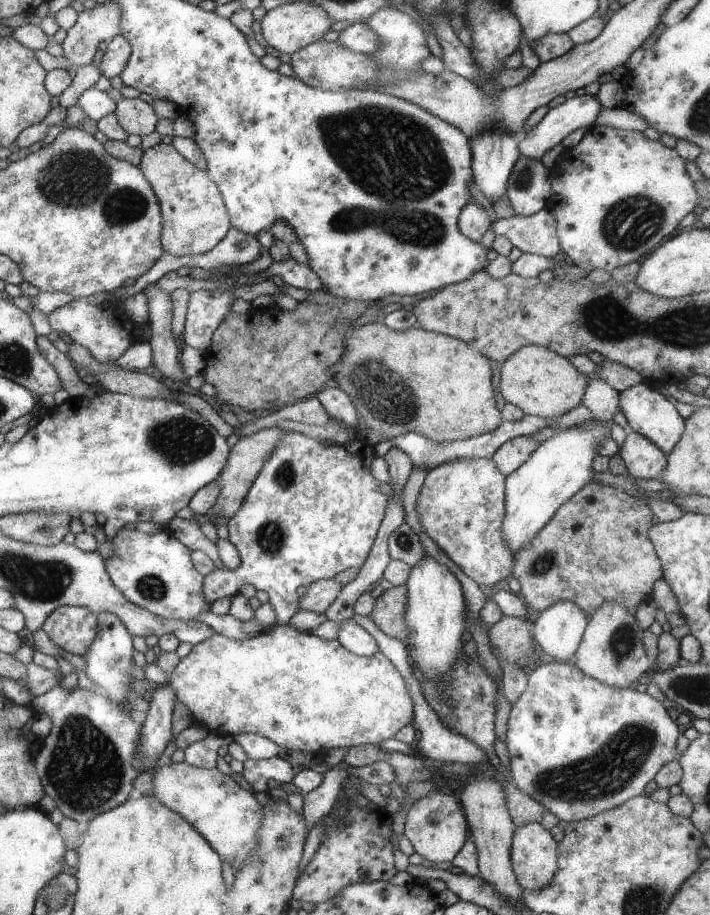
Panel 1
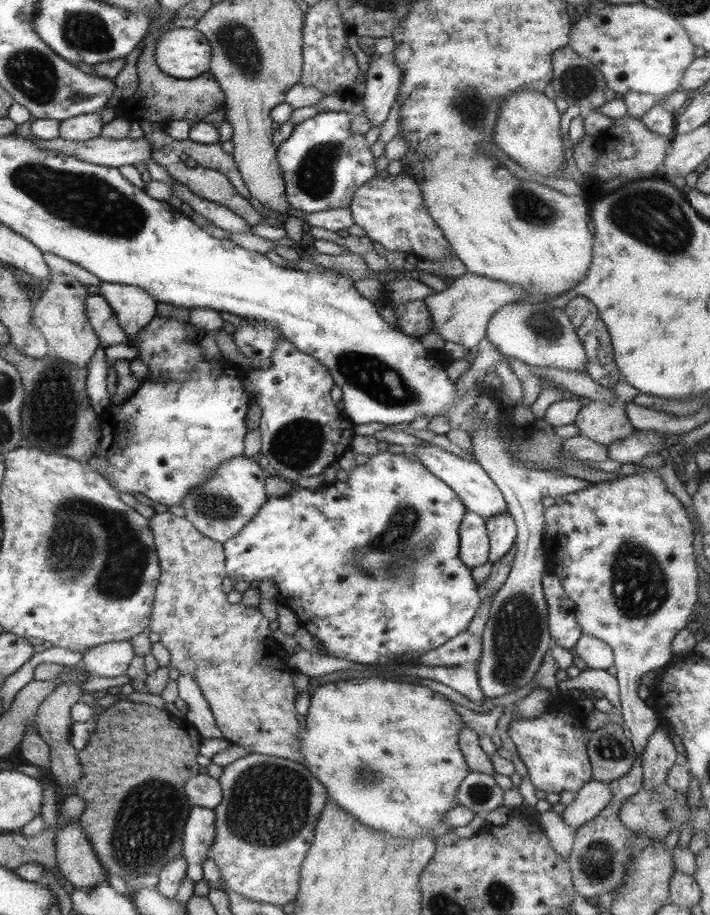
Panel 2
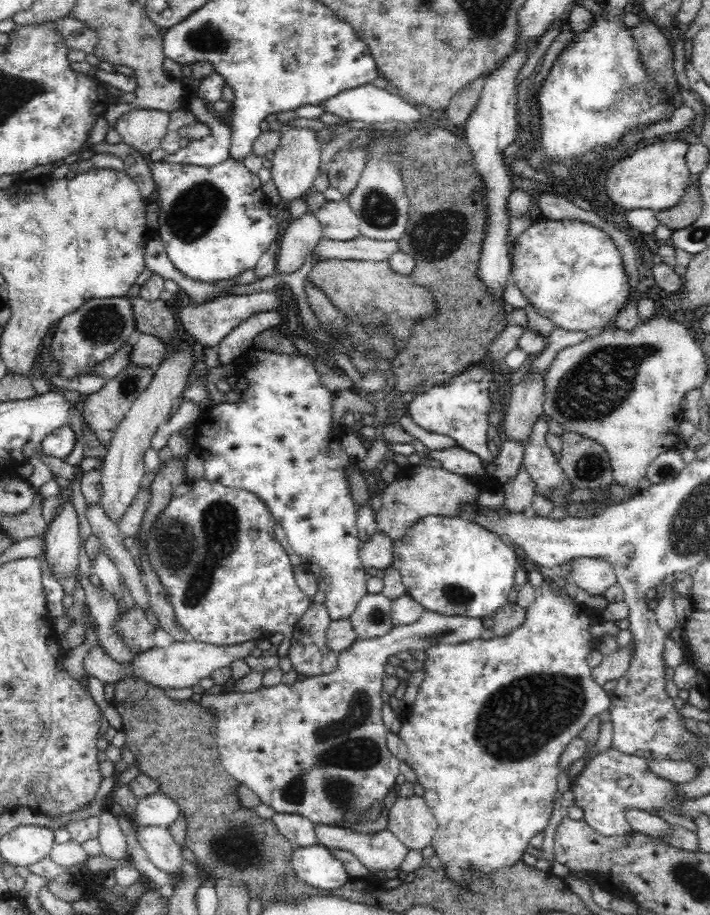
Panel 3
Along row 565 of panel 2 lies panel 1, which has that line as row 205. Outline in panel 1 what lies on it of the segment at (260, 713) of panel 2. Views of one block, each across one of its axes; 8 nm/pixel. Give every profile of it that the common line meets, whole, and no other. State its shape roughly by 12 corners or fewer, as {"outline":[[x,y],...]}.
{"outline":[[171,144],[139,172],[163,214],[163,252],[199,256],[231,228],[223,194]]}

